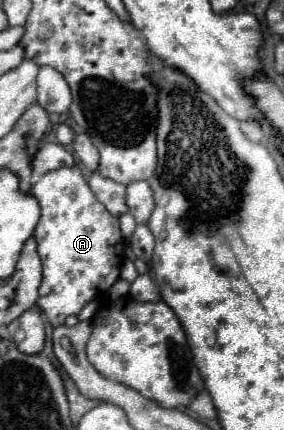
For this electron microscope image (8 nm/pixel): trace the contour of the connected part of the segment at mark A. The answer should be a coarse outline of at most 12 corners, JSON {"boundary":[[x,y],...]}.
{"boundary":[[77,166],[43,174],[37,306],[53,326],[119,280],[119,218]]}

